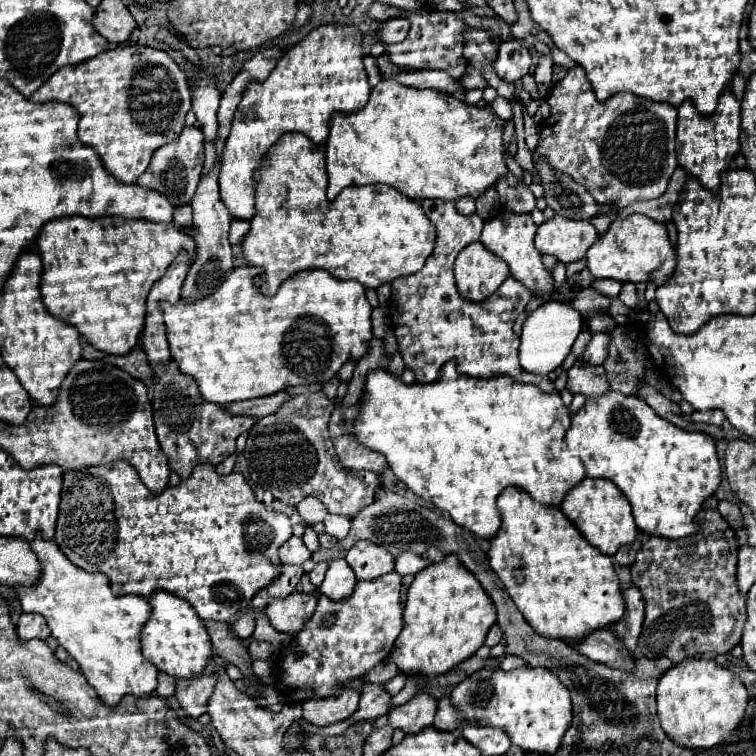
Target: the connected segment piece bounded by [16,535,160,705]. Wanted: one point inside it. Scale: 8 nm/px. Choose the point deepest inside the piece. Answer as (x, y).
(101, 631)

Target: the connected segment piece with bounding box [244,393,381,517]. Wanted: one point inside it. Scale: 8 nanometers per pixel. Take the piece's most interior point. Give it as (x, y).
(289, 453)

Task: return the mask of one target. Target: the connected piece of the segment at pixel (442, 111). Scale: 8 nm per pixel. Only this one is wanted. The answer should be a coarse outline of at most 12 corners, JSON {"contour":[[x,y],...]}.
{"contour":[[382,79],[334,113],[328,201],[384,183],[478,199],[506,121]]}

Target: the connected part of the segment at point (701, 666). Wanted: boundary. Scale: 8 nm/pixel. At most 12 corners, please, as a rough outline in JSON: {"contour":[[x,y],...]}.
{"contour":[[688,659],[664,673],[660,725],[678,747],[738,741],[736,673]]}

